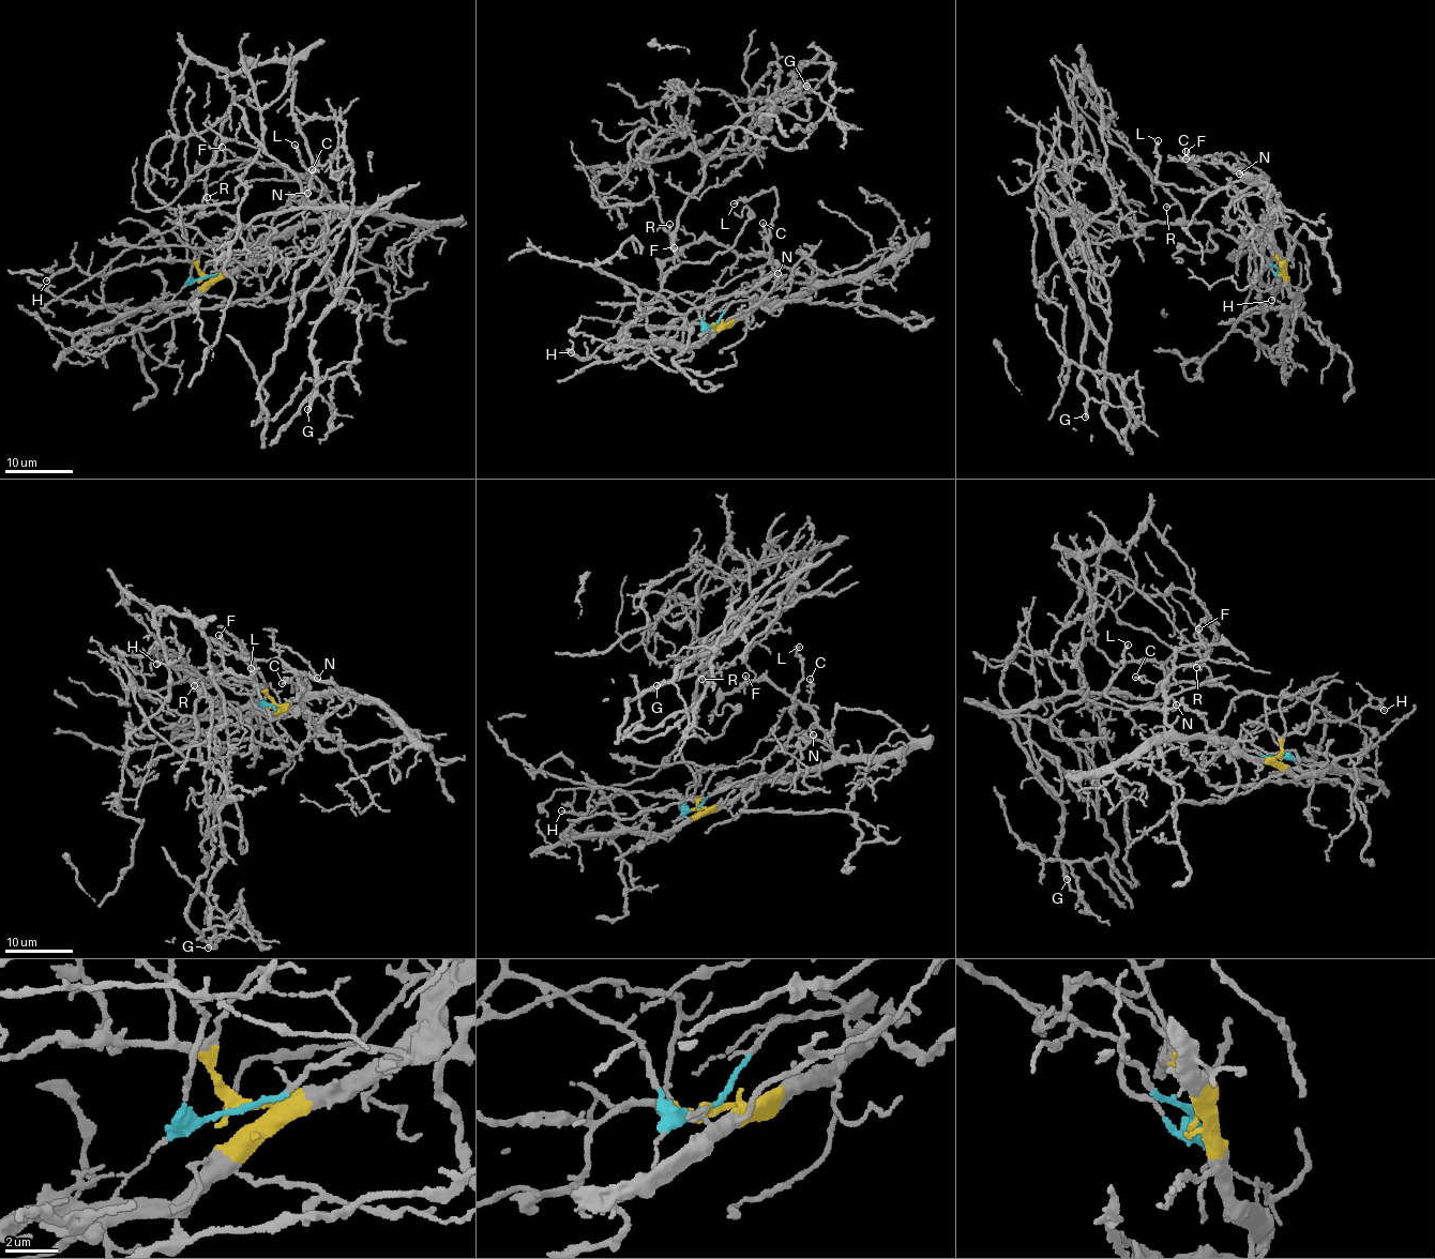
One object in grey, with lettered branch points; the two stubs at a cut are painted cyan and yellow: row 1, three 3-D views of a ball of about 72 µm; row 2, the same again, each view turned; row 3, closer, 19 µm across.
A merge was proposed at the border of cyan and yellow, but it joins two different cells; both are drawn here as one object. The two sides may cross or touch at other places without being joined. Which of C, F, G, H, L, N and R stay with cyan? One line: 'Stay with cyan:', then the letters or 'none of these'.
Stay with cyan: G, R

